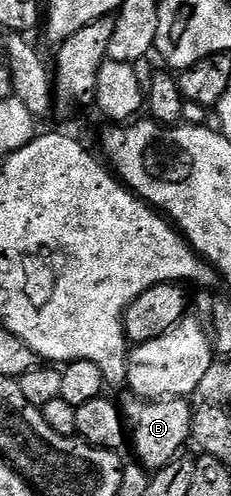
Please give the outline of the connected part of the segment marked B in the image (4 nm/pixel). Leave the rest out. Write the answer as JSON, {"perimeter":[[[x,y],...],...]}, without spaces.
{"perimeter":[[[129,396],[123,402],[123,421],[127,431],[128,441],[133,442],[137,449],[136,461],[141,466],[156,472],[163,469],[168,462],[182,453],[181,450],[190,441],[193,433],[194,407],[188,406],[185,398],[162,398],[160,400],[146,400],[141,396]]]}

